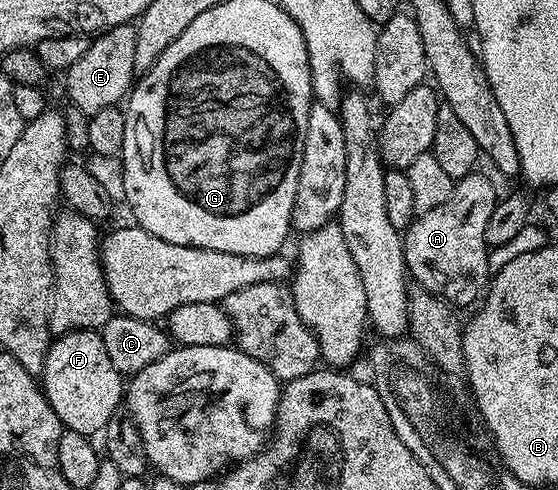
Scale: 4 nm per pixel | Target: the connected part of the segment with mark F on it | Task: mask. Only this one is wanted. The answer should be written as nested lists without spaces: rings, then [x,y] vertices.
[[[71,331],[68,335],[52,338],[41,386],[64,428],[88,437],[94,436],[94,431],[95,434],[102,432],[125,399],[124,376],[113,369],[113,361],[109,361],[109,353],[105,353],[105,341],[99,331]]]

